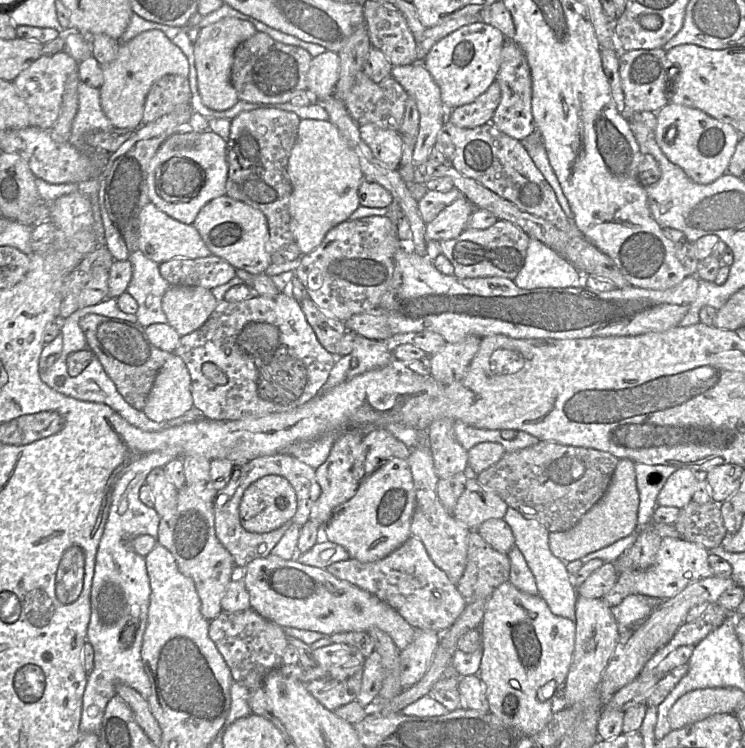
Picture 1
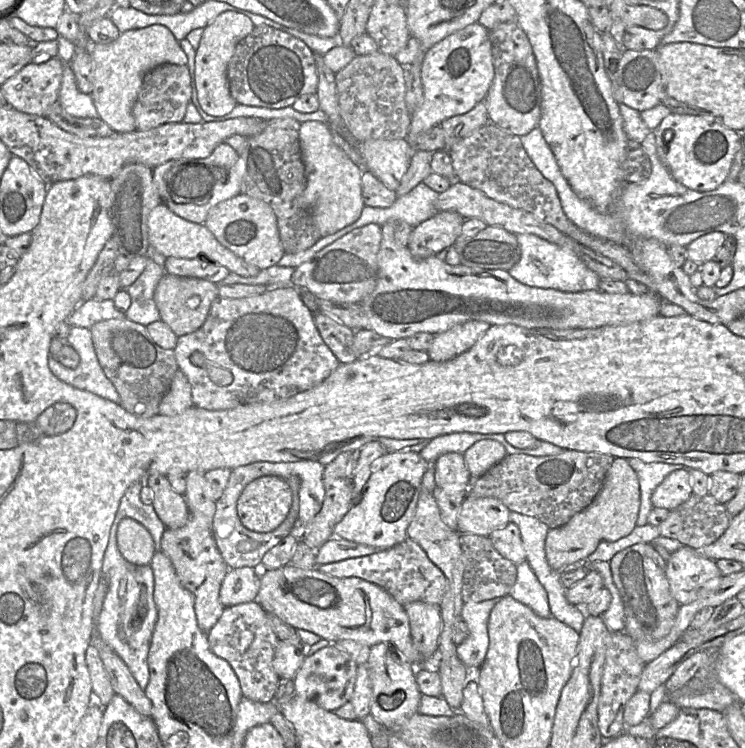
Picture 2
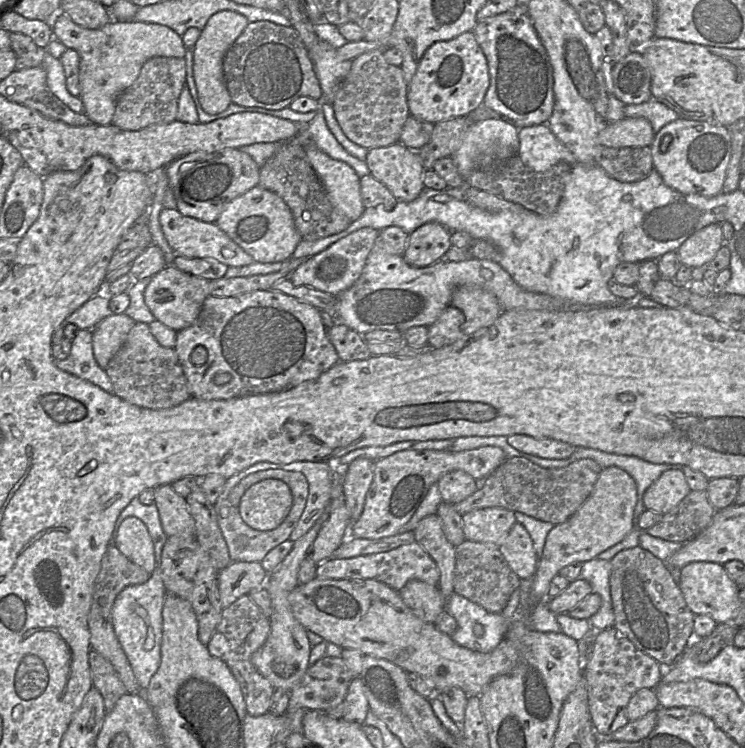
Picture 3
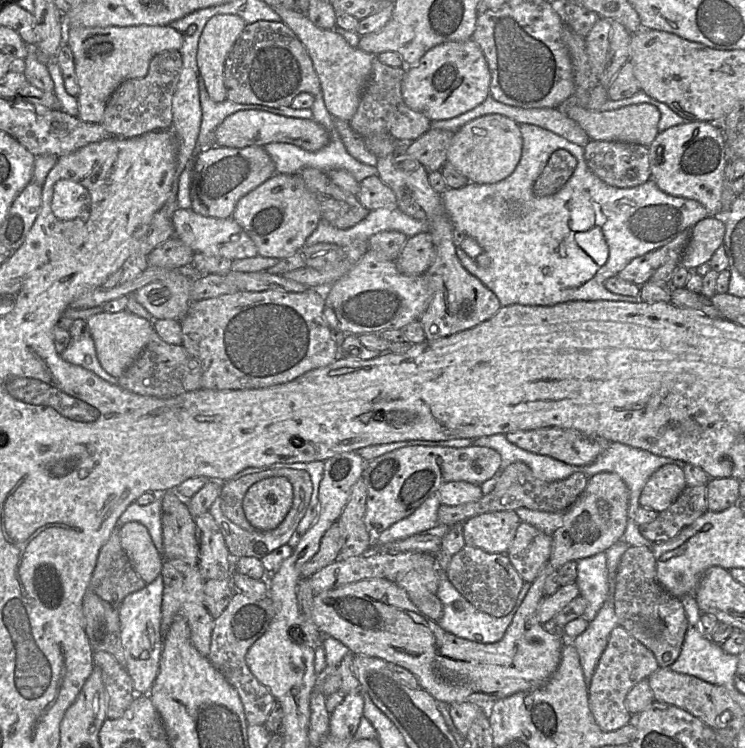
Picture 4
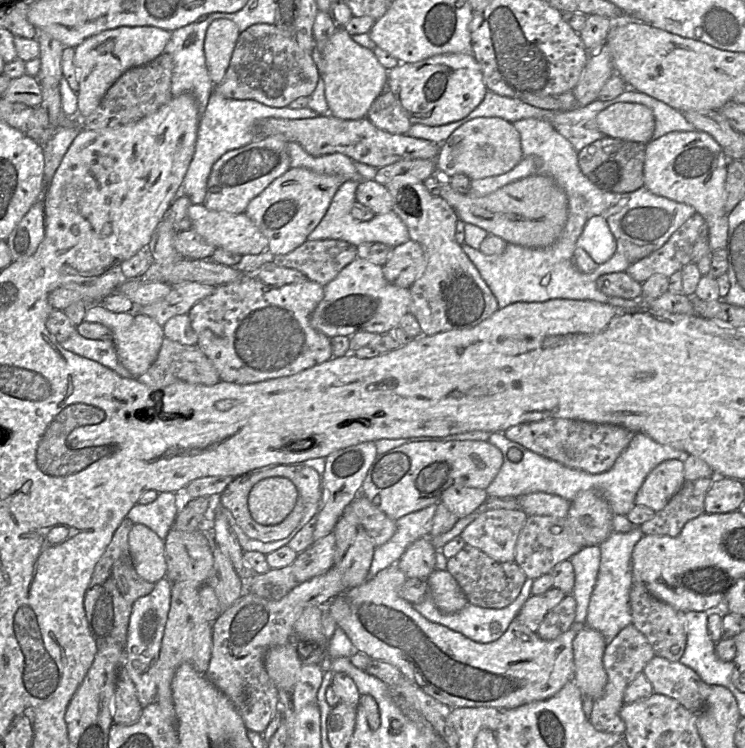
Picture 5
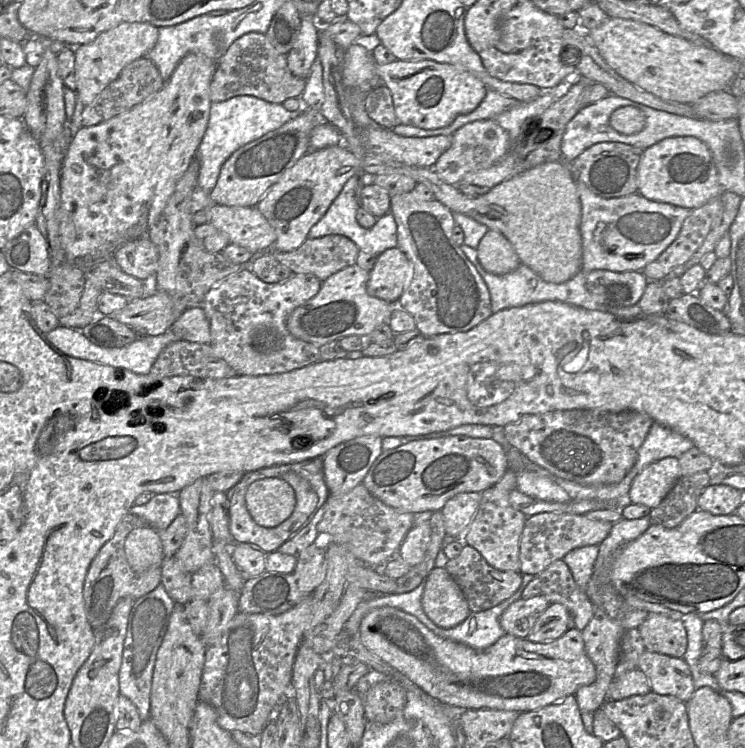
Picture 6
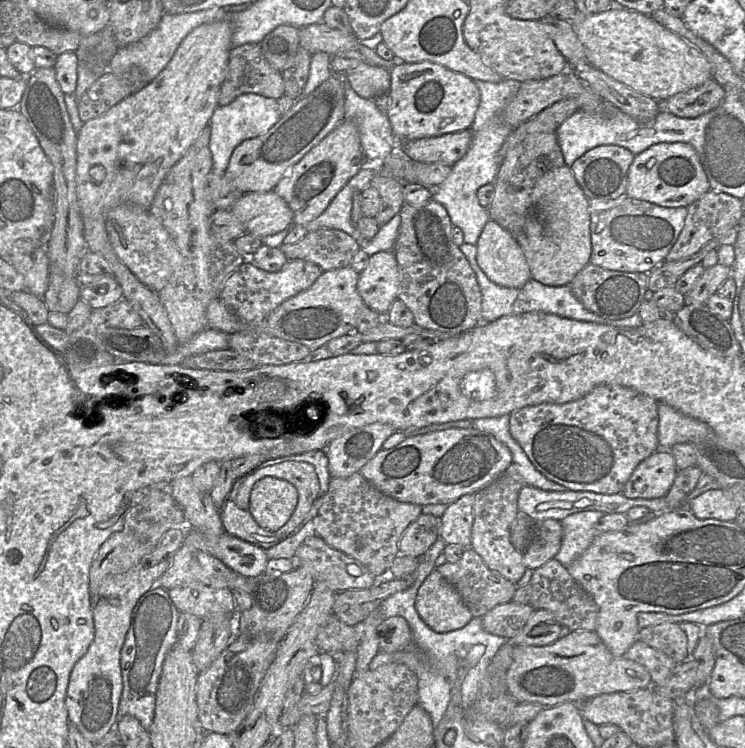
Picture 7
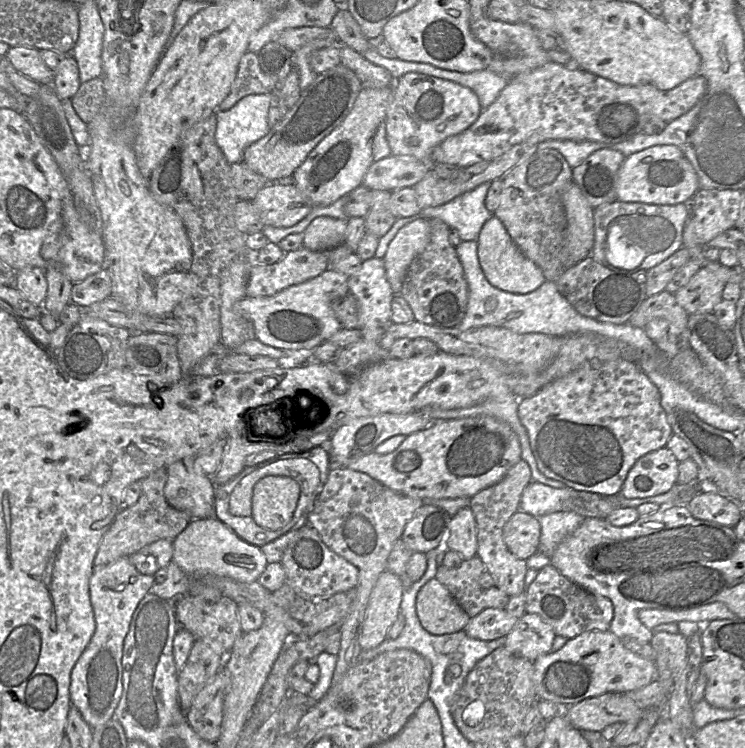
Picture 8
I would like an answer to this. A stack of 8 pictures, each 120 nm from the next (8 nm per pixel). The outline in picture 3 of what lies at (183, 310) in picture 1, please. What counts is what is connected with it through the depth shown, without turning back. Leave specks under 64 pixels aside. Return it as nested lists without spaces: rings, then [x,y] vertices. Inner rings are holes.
[[[167,265],[152,277],[144,293],[145,303],[157,320],[178,332],[197,320],[205,299],[210,295],[209,284],[207,279]]]

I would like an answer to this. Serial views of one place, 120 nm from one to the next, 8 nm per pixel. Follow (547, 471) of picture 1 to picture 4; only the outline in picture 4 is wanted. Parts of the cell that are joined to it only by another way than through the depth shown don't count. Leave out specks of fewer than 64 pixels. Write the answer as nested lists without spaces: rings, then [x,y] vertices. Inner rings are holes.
[[[513,462],[500,471],[493,489],[484,494],[479,500],[457,506],[441,504],[438,509],[438,524],[453,525],[463,523],[465,520],[482,513],[515,511],[521,507],[545,512],[564,513],[585,489],[588,480],[589,477],[583,472],[574,472],[561,480],[543,481],[536,478],[525,463]]]

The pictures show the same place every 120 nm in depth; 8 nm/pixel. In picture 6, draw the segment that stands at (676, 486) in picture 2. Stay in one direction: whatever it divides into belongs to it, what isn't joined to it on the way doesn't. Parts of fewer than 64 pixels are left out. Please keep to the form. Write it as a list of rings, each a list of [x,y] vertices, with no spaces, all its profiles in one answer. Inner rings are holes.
[[[666,457],[645,467],[632,481],[631,504],[657,507],[680,478],[678,458]]]

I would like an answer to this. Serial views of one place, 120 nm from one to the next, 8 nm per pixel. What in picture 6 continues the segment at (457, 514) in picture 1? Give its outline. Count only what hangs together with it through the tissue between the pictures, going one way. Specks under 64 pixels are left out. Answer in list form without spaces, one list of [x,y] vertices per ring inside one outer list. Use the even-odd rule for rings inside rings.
[[[507,469],[500,480],[480,493],[477,511],[462,536],[464,545],[476,549],[492,567],[502,571],[519,571],[519,542],[526,516],[514,509],[509,495],[516,488],[516,473]]]

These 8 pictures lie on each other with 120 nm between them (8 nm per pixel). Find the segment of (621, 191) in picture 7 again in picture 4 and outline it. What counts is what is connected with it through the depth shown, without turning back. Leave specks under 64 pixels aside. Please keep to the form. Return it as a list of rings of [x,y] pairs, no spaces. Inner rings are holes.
[[[590,140],[584,158],[590,171],[613,187],[633,188],[651,177],[649,150],[643,145]]]

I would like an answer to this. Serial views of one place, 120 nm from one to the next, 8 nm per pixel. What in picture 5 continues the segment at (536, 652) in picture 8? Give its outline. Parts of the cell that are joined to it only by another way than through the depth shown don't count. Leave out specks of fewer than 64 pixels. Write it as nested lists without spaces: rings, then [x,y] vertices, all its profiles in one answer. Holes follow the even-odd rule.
[[[568,594],[545,615],[536,634],[543,640],[553,640],[568,631],[575,621],[576,601]]]

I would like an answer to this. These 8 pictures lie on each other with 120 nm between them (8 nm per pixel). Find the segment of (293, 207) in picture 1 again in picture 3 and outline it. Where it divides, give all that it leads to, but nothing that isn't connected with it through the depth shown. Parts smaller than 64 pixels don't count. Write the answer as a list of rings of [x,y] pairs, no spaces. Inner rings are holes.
[[[306,144],[306,155],[321,179],[335,208],[352,222],[365,211],[361,198],[361,178],[347,163],[330,157],[314,144]]]

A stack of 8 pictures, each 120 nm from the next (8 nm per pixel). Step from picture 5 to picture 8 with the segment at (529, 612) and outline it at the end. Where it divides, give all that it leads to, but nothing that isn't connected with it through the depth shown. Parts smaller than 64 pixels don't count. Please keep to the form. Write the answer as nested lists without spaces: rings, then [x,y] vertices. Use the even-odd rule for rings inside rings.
[[[486,608],[470,618],[463,631],[471,638],[490,641],[505,637],[517,620],[504,608]]]

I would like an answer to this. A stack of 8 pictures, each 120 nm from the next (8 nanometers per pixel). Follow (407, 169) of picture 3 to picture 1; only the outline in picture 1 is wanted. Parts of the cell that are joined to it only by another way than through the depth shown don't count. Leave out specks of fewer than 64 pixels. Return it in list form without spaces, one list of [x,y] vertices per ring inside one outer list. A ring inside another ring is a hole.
[[[373,123],[359,126],[362,140],[374,157],[390,170],[398,170],[402,153],[403,138],[399,132],[381,128]]]

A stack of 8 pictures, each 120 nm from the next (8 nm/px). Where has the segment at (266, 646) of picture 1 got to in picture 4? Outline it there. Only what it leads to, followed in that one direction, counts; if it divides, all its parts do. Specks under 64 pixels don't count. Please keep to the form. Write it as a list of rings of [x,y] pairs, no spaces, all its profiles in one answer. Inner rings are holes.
[[[237,591],[223,613],[215,619],[212,632],[208,659],[238,692],[250,725],[265,725],[276,701],[268,688],[252,674],[245,661],[248,650],[267,631],[272,618],[273,605],[269,593],[268,597],[257,600]]]

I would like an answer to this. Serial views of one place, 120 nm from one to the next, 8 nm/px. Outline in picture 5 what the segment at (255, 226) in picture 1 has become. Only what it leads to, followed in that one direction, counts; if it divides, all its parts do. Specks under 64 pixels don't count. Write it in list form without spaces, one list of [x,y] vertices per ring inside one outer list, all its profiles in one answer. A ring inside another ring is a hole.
[[[291,167],[253,198],[244,213],[268,239],[268,251],[273,255],[287,254],[307,240],[308,235],[326,214],[338,188],[345,181],[337,175]]]

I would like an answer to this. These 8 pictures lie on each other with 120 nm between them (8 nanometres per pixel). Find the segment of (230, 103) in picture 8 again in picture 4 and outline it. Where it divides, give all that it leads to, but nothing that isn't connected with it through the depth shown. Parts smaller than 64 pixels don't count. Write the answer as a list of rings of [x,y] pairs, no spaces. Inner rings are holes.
[[[256,21],[247,24],[229,52],[224,71],[227,99],[239,104],[259,104],[271,108],[286,108],[301,93],[313,96],[322,91],[312,59],[297,35],[284,22]]]

